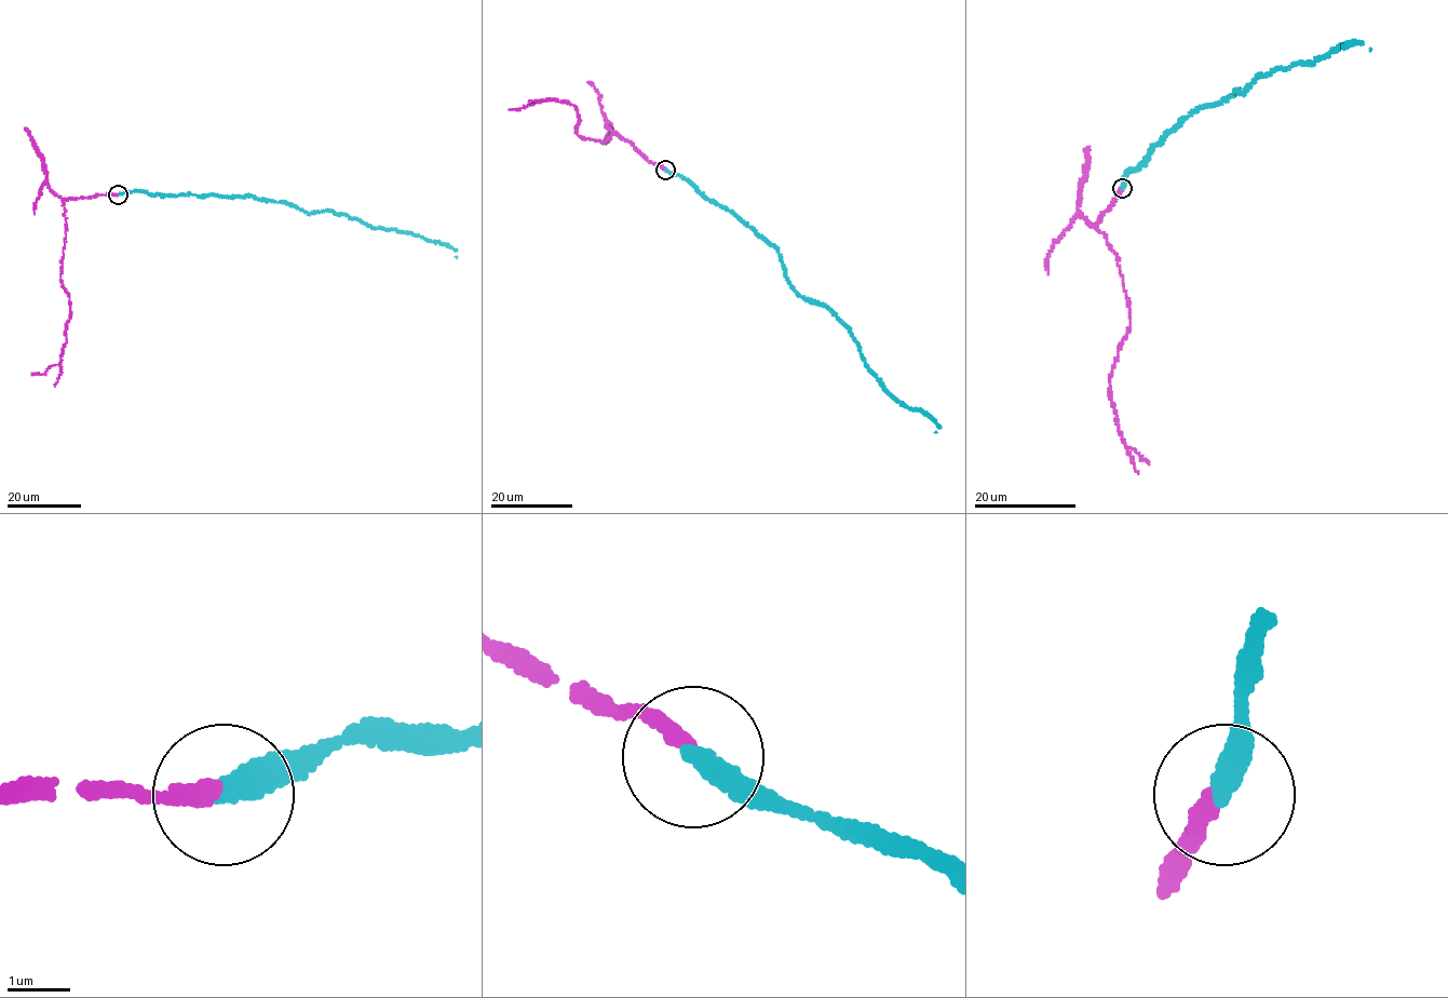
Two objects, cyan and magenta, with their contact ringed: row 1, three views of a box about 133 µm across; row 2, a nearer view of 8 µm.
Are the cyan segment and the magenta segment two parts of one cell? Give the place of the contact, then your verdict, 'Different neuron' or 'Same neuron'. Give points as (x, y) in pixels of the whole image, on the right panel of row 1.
Place: (1122, 188). Same neuron

